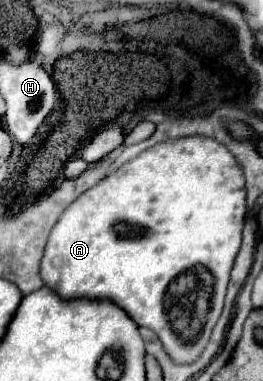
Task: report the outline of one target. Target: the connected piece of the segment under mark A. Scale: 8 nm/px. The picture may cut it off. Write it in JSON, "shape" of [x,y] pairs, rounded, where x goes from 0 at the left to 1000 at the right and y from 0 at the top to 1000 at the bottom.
{"shape":[[[764,357],[605,373],[323,499],[247,546],[186,614],[156,730],[247,787],[407,782],[437,793],[529,856],[574,861],[665,950],[741,950],[840,829],[871,719],[916,651],[932,562],[932,462],[901,436],[901,415],[840,373]]]}

